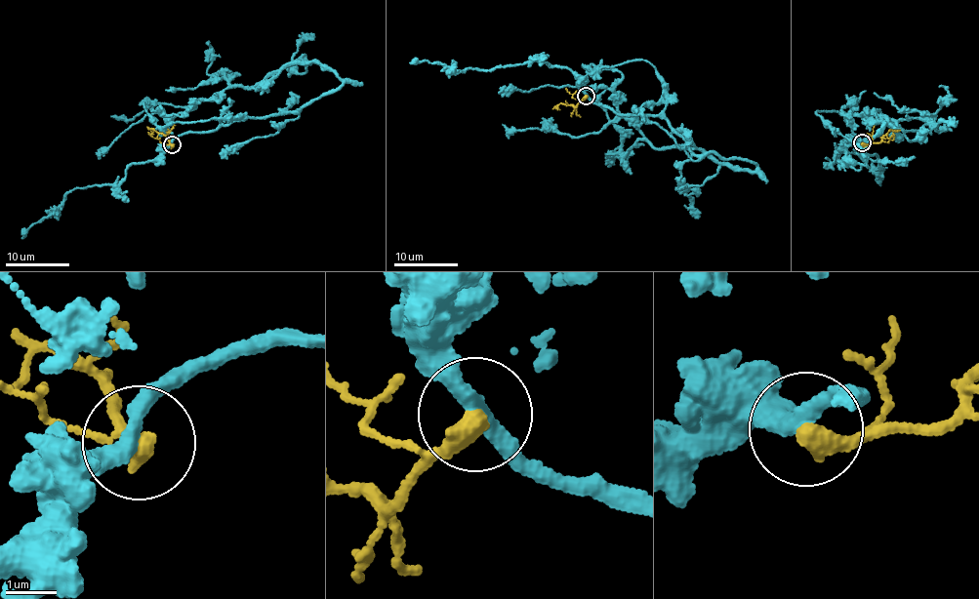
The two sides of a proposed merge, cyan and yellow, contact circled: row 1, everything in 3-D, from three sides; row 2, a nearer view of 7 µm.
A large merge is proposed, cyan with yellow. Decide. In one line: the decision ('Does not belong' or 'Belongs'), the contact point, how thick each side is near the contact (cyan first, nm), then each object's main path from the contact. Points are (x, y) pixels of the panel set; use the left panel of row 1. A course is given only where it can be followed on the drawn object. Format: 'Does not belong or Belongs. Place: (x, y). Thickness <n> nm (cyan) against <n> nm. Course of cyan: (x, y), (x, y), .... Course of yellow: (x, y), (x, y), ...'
Does not belong. Place: (172, 144). Thickness 320 nm (cyan) against 440 nm. Course of cyan: (171, 145), (187, 133), (298, 112), (346, 80), (317, 63), (288, 62), (170, 117), (148, 113), (98, 159). Course of yellow: (171, 145), (167, 136), (147, 127)

